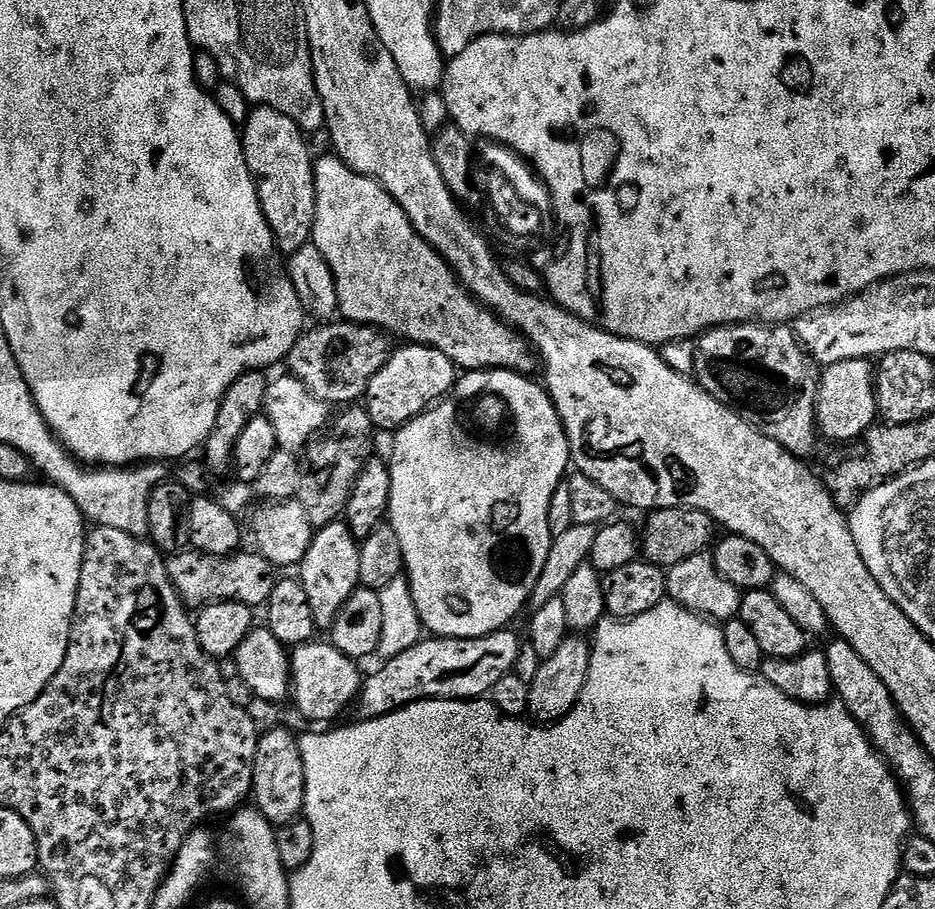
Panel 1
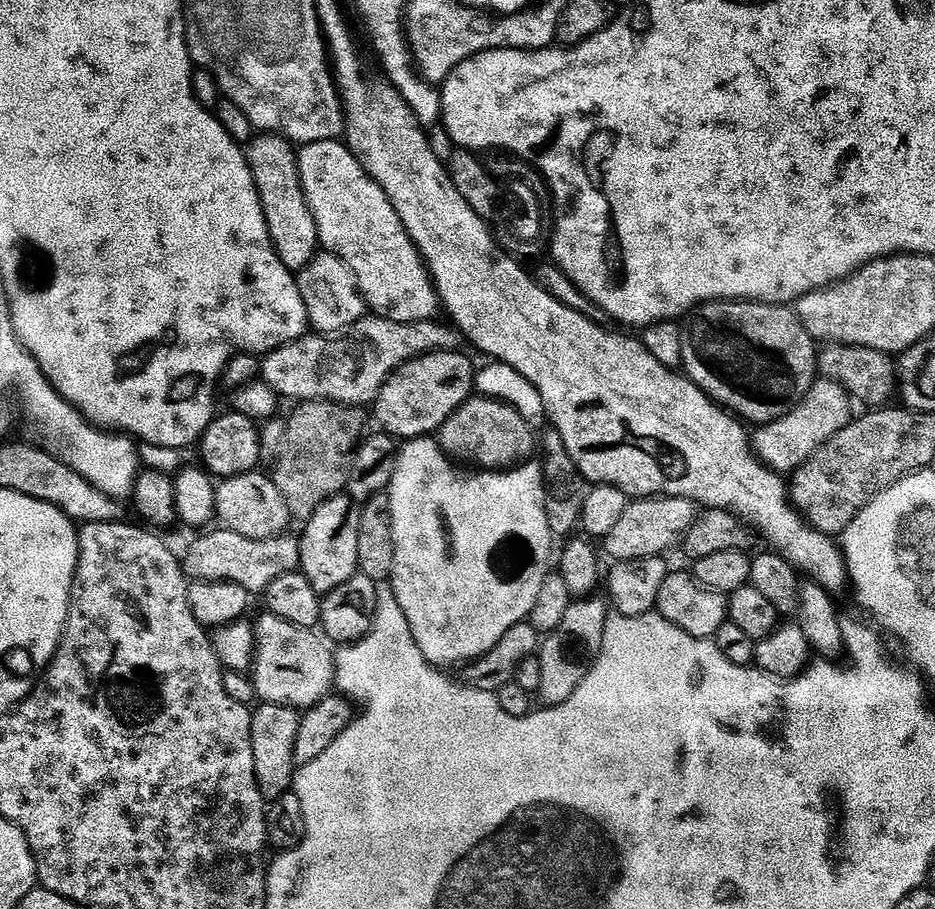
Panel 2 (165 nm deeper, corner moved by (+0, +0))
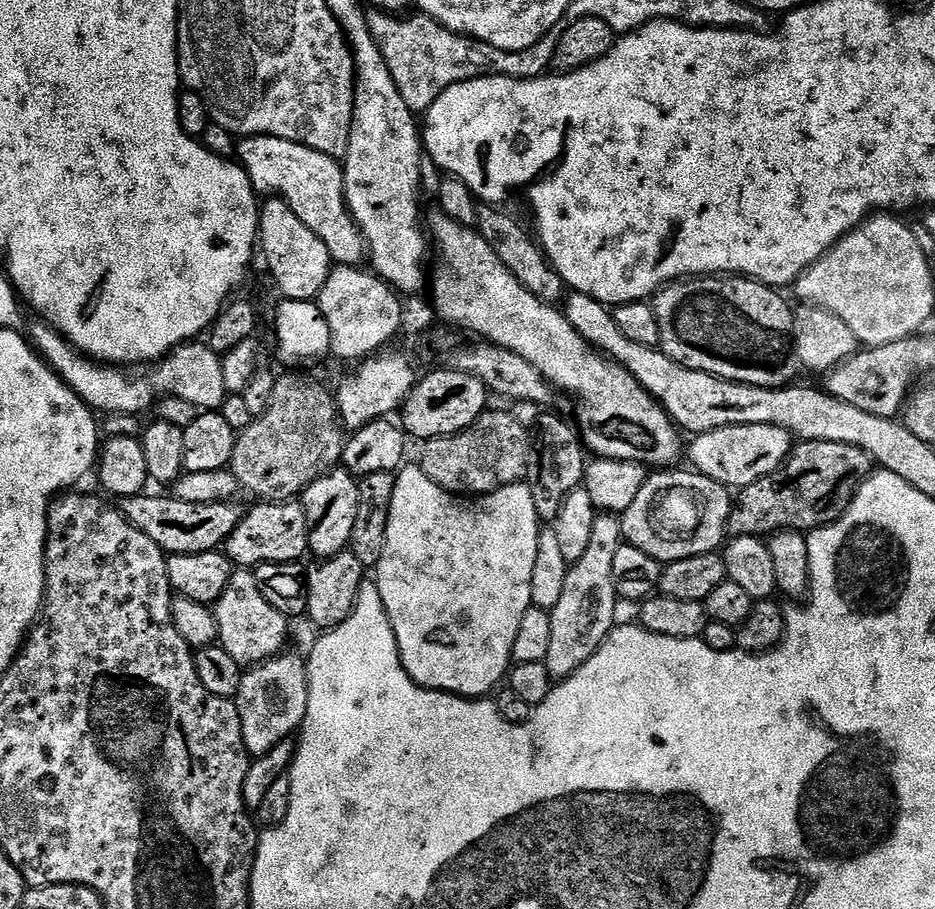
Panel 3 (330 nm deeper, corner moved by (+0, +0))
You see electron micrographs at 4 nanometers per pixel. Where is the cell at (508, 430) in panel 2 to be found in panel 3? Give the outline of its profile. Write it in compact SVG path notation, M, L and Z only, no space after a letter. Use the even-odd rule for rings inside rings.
M486 410L470 427L458 434L440 436L423 445L424 453L418 460L418 466L430 482L442 486L442 490L453 496L475 498L519 484L527 477L532 441L529 429L519 424L511 411L492 411Z

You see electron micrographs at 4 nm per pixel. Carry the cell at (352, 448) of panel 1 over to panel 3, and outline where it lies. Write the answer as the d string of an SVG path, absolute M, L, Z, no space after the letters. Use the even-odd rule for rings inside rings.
M292 370L289 376L277 375L273 386L273 394L269 405L261 416L255 417L237 435L234 454L228 470L239 482L246 493L253 492L256 498L264 502L279 502L299 497L318 478L331 472L344 458L345 429L342 427L337 413L334 411L334 396L324 384L319 384L312 374L301 374Z

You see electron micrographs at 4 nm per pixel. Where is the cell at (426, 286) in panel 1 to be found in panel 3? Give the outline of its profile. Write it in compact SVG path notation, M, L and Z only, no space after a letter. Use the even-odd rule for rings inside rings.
M250 136L241 139L238 144L238 163L247 172L250 182L257 193L271 194L273 197L285 200L306 222L322 242L326 242L326 250L330 250L333 261L337 265L350 264L353 266L361 263L366 256L366 245L360 234L360 228L352 221L352 215L344 202L344 170L341 161L334 156L327 156L310 146L302 146L298 142L290 142L286 138L274 138L273 136Z

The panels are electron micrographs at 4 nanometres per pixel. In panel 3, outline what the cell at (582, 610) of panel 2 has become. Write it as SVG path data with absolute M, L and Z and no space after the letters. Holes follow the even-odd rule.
M596 515L590 543L582 553L582 558L578 558L578 562L569 567L562 598L558 598L558 606L554 606L550 613L550 650L546 650L543 664L553 681L563 682L573 676L600 649L617 623L614 554L618 554L623 539L619 515Z

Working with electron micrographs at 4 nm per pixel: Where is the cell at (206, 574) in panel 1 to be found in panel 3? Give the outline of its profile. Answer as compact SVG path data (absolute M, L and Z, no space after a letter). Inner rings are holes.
M299 499L281 500L279 502L256 502L252 509L245 511L234 527L228 540L222 545L222 551L228 556L233 565L240 570L254 570L263 564L295 564L303 561L309 555L308 551L308 523L306 510Z

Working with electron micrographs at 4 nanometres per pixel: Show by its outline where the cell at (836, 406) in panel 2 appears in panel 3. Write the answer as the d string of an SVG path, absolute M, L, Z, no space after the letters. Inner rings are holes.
M726 426L722 430L693 435L691 440L692 445L689 448L687 445L686 448L686 460L688 456L689 462L692 463L689 465L706 478L723 484L729 490L739 490L750 486L750 482L758 482L758 478L766 478L766 474L780 468L794 447L794 437L776 426Z

